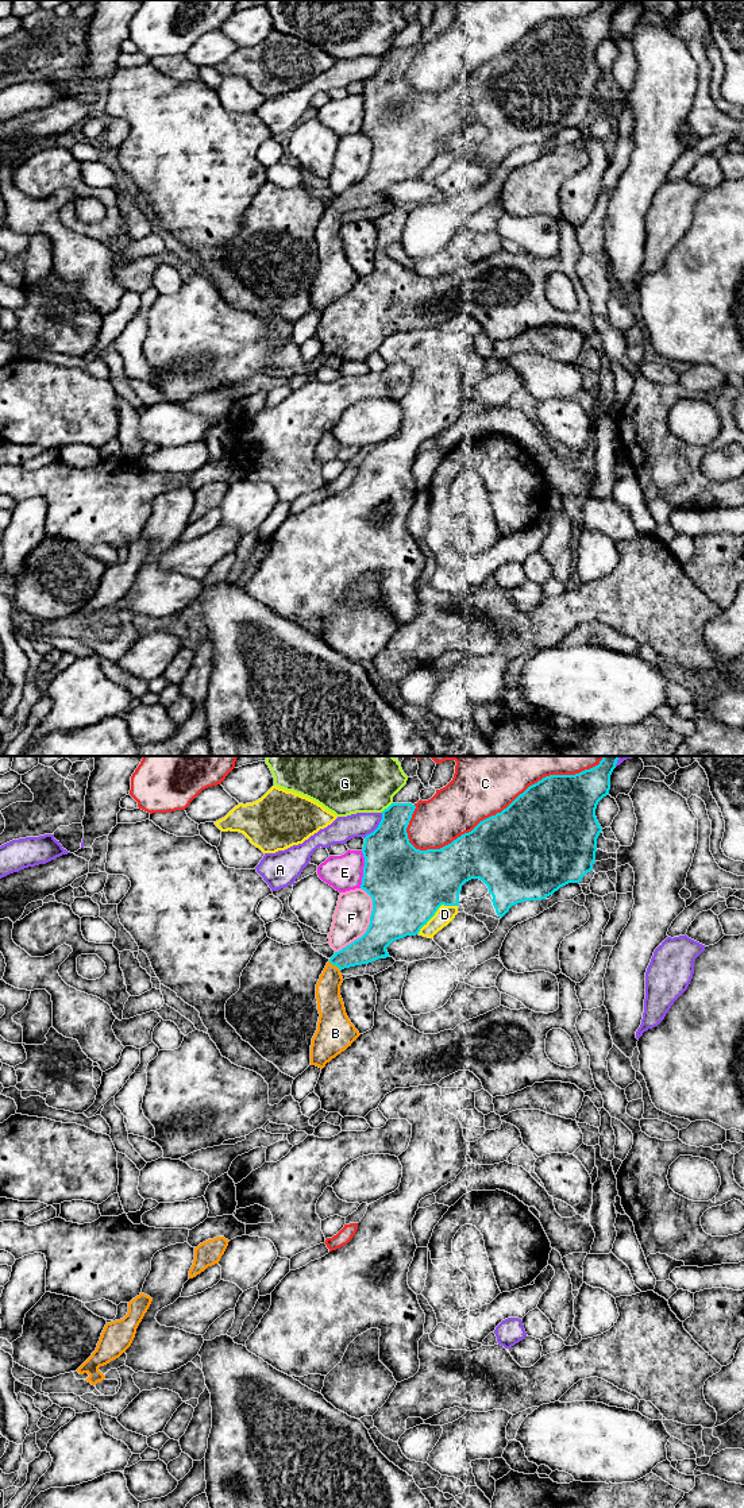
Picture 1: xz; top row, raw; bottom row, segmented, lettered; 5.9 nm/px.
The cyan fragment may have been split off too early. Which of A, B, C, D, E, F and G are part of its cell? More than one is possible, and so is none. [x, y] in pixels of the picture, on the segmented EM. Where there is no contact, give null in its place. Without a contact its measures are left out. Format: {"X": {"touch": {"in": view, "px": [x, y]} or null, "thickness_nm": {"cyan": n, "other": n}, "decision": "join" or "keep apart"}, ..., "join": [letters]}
{"A": {"touch": {"in": "xz", "px": [378, 826]}, "thickness_nm": {"cyan": 340, "other": 150}, "decision": "keep apart"}, "B": {"touch": {"in": "xz", "px": [335, 964]}, "thickness_nm": {"cyan": 170, "other": 160}, "decision": "join"}, "C": {"touch": {"in": "xz", "px": [508, 806]}, "thickness_nm": {"cyan": 500, "other": 440}, "decision": "keep apart"}, "D": {"touch": {"in": "xz", "px": [436, 910]}, "thickness_nm": {"cyan": 440, "other": 110}, "decision": "keep apart"}, "E": {"touch": {"in": "xz", "px": [363, 870]}, "thickness_nm": {"cyan": 420, "other": 220}, "decision": "keep apart"}, "F": {"touch": {"in": "xz", "px": [369, 925]}, "thickness_nm": {"cyan": 360, "other": 220}, "decision": "keep apart"}, "G": {"touch": {"in": "xz", "px": [388, 808]}, "thickness_nm": {"cyan": 280, "other": 440}, "decision": "keep apart"}, "join": ["B"]}

